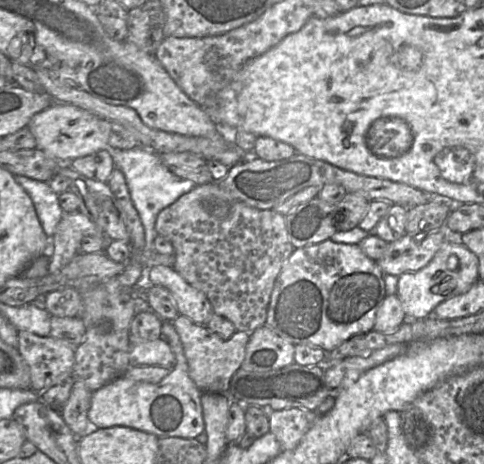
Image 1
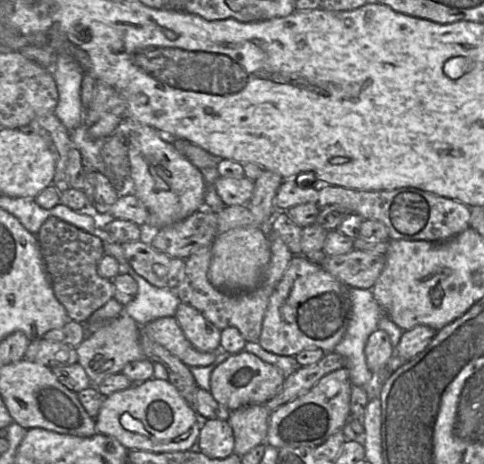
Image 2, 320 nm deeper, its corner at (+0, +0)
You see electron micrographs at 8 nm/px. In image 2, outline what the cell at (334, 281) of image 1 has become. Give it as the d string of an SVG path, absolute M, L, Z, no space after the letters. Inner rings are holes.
M295 255L269 299L258 343L280 356L294 357L303 350L316 348L334 352L347 330L351 307L348 286L320 264Z

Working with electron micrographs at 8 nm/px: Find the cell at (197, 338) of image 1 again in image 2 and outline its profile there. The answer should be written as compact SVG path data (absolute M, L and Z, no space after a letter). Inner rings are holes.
M175 317L155 319L144 325L143 329L149 338L188 367L209 366L217 357L217 352L203 352L196 349L185 337Z

